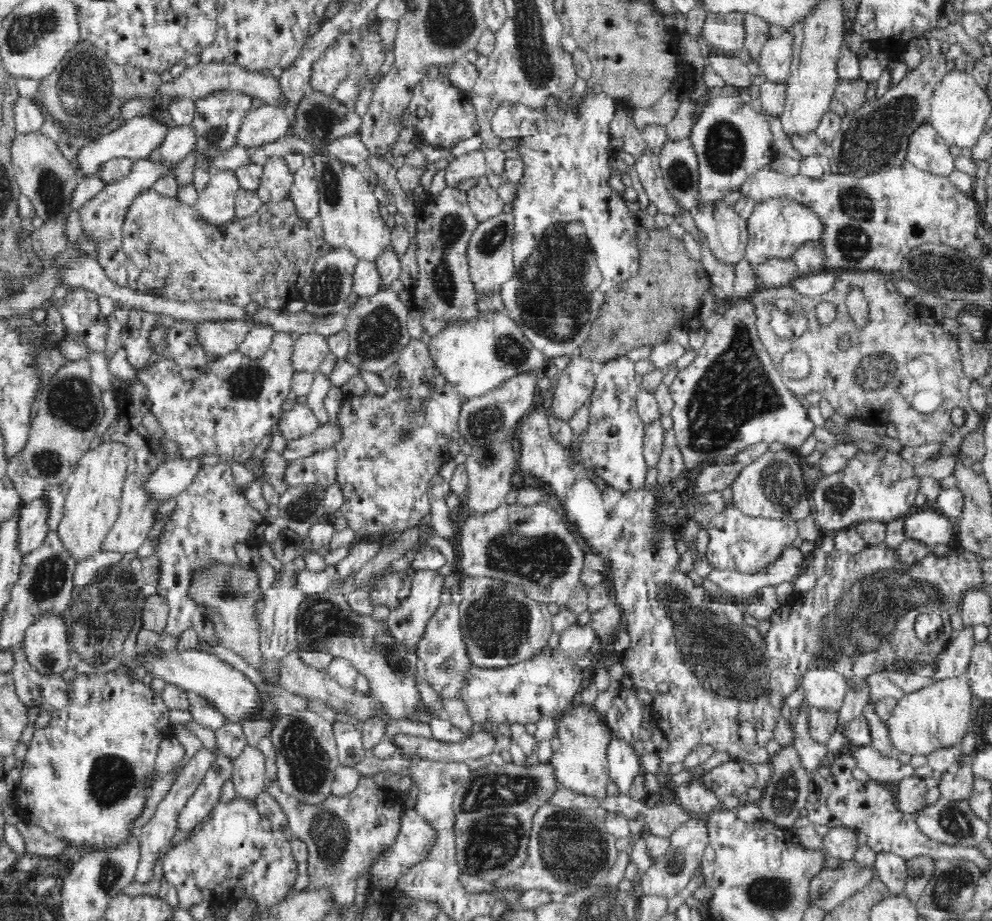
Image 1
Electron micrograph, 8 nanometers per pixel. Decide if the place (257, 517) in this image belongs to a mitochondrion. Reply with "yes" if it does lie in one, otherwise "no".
no

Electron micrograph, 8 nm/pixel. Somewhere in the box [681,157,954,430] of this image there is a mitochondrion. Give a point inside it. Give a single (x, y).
(853, 242)

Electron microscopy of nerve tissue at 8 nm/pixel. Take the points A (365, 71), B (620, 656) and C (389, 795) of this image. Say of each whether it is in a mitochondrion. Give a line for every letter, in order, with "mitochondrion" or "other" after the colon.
A: mitochondrion
B: other
C: other

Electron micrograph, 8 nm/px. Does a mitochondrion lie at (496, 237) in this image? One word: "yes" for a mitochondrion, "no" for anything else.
yes

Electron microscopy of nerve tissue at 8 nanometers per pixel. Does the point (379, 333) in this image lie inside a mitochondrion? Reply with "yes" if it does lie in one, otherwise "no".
yes

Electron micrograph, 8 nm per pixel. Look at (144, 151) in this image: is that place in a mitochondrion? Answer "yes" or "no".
no

